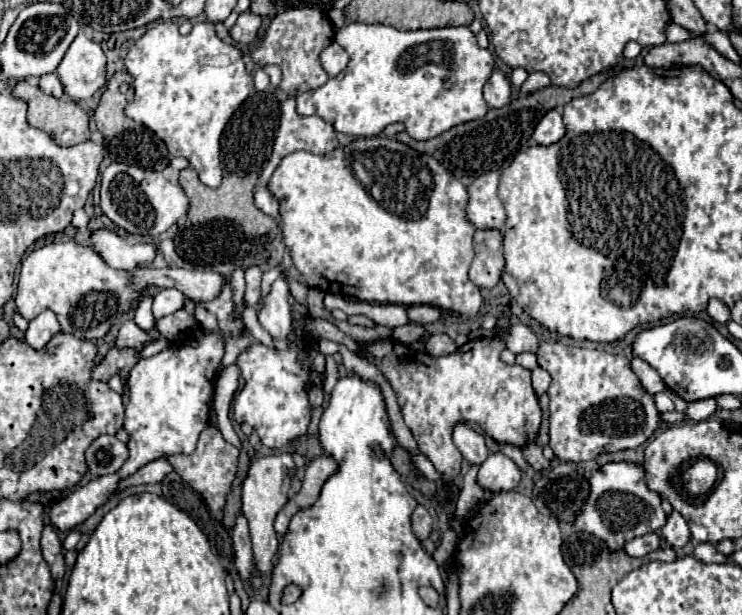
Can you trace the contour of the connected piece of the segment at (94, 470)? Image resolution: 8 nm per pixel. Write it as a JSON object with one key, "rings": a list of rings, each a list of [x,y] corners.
{"rings":[[[100,435],[86,449],[86,465],[94,477],[116,473],[128,455],[128,447],[114,435]]]}

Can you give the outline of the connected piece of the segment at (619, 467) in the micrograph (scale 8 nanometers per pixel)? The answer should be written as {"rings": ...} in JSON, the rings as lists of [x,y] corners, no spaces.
{"rings":[[[620,461],[602,465],[590,477],[590,495],[586,497],[584,507],[572,521],[572,527],[576,531],[590,533],[602,539],[612,553],[622,551],[624,543],[634,537],[642,537],[646,533],[662,529],[666,523],[666,513],[662,511],[660,495],[648,489],[644,477],[646,477],[644,467],[638,463]]]}

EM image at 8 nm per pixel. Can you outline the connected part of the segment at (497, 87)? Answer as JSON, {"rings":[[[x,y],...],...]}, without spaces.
{"rings":[[[496,69],[484,85],[484,99],[488,107],[504,107],[506,103],[510,103],[510,81],[502,71]]]}

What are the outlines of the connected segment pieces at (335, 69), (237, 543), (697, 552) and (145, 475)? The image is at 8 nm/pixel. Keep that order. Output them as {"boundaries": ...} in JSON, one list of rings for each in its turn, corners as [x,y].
{"boundaries":[[[[338,43],[328,45],[328,47],[322,51],[320,59],[322,59],[322,67],[324,67],[324,71],[328,73],[328,77],[338,75],[338,73],[348,65],[348,61],[350,61],[348,53],[346,53]]],[[[240,513],[236,517],[236,525],[232,529],[232,541],[234,541],[234,565],[236,571],[242,579],[250,579],[254,571],[254,561],[252,561],[252,543],[248,535],[248,521]]],[[[700,543],[694,547],[694,557],[702,563],[726,563],[726,557],[716,551],[712,543]]],[[[162,457],[156,461],[150,461],[148,465],[144,465],[142,469],[138,469],[134,475],[122,479],[122,483],[118,485],[118,489],[130,487],[130,485],[146,485],[146,483],[160,483],[168,473],[172,473],[172,465]]]]}

